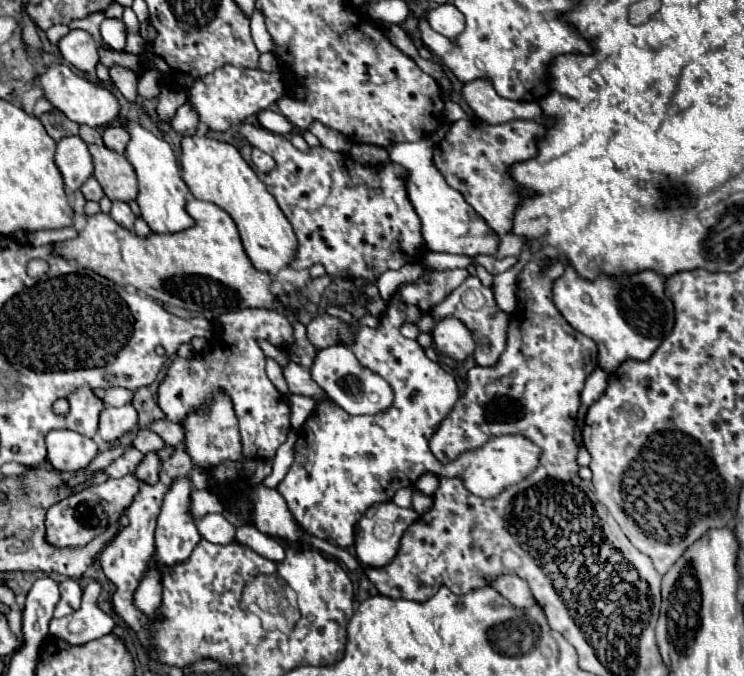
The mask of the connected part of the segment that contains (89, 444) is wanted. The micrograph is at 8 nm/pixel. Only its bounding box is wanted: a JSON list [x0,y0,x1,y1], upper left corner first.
[47,429,99,473]

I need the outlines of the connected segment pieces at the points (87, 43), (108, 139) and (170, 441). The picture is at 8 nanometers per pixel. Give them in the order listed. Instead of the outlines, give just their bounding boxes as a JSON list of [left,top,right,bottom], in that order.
[[59,29,99,73],[103,125,131,153],[151,419,185,447]]

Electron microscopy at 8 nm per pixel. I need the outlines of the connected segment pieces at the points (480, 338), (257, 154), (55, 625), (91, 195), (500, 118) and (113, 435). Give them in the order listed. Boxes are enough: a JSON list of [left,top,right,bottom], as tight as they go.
[[431,275,509,367],[251,148,275,173],[49,583,115,645],[81,177,105,201],[461,79,543,125],[99,403,137,443]]

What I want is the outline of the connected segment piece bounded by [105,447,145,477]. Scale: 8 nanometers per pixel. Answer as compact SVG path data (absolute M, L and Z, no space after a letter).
M133 447L133 449L129 449L123 457L119 457L115 463L111 463L111 465L105 469L105 473L107 473L109 477L125 477L125 475L129 475L129 473L135 473L135 469L137 469L137 465L143 461L143 457L145 457L145 455Z

